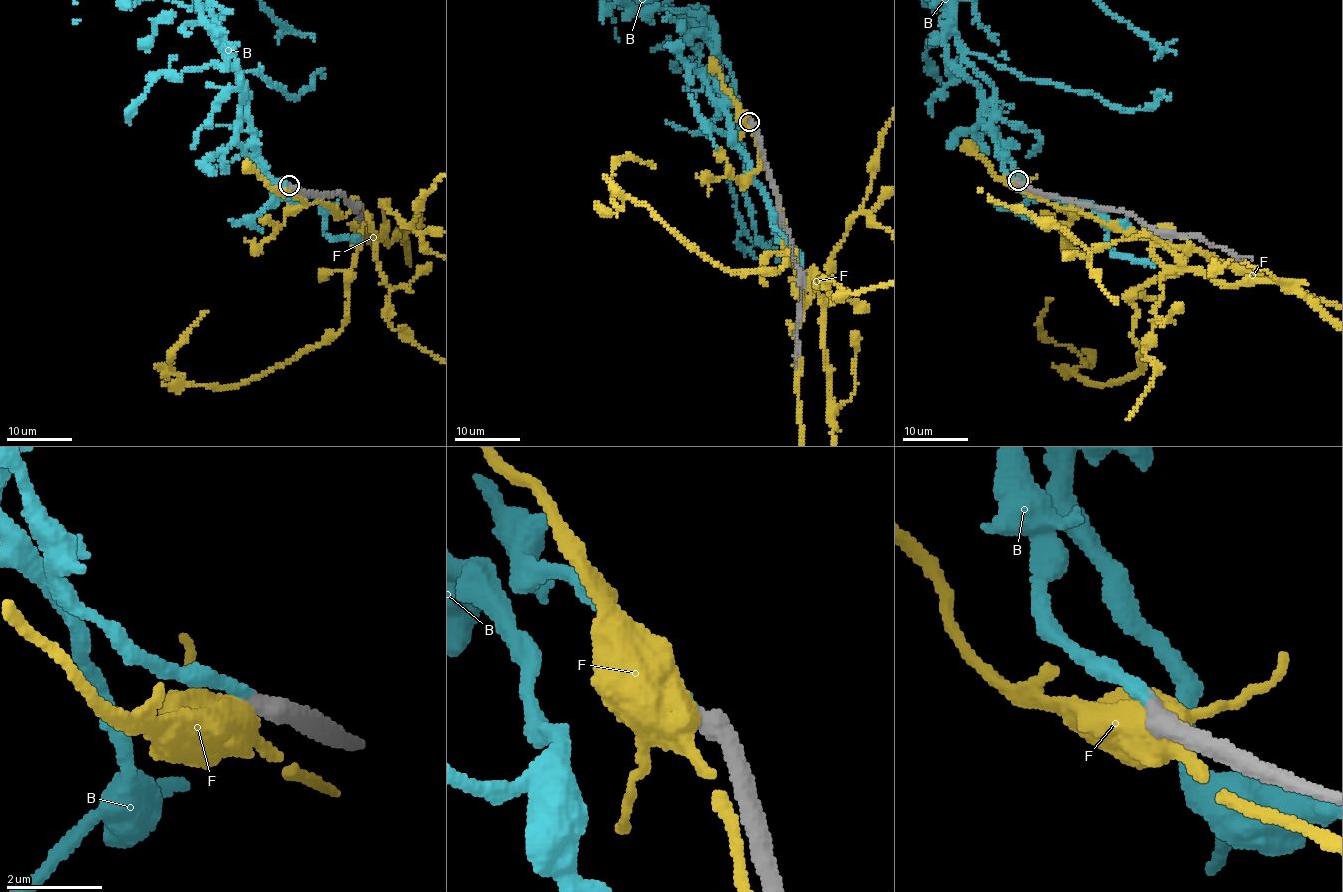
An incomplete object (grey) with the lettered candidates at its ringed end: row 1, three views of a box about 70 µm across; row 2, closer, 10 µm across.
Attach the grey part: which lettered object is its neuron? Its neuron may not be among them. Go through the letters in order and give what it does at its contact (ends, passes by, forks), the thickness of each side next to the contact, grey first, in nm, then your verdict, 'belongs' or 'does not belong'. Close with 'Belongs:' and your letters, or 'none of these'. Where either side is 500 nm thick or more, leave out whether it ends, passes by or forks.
B: it ends | 440/300 nm | belongs
F: 480/550 nm | does not belong
Belongs: B

